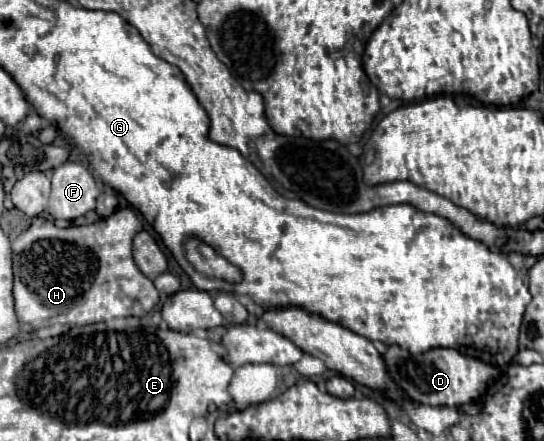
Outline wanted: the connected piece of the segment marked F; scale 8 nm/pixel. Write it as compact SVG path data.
M68 161L58 169L54 169L48 213L54 219L74 221L76 217L96 207L98 195L100 195L100 189L92 173L80 163Z

